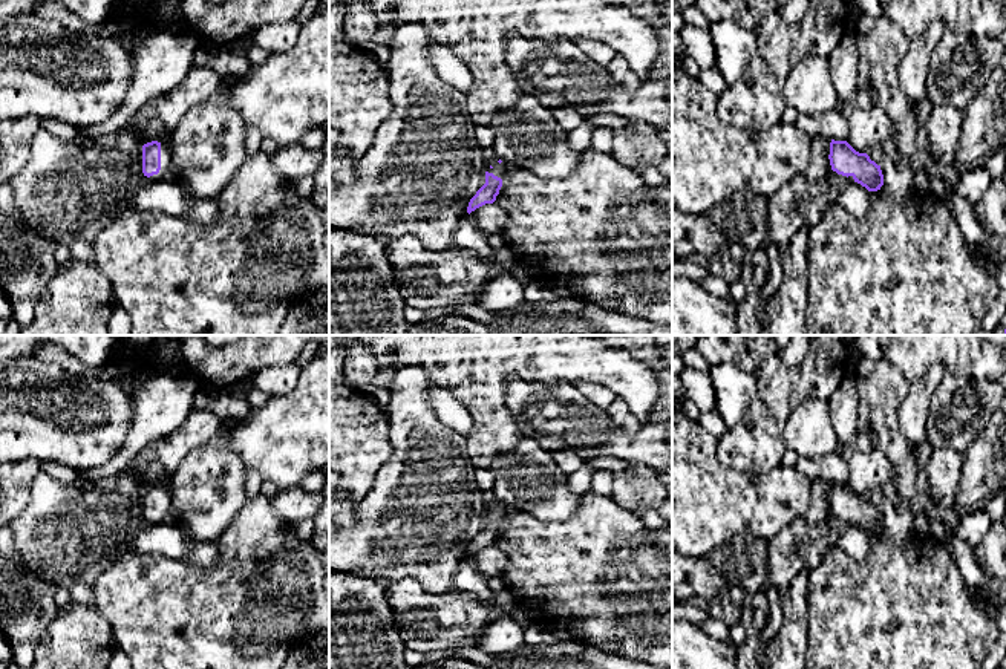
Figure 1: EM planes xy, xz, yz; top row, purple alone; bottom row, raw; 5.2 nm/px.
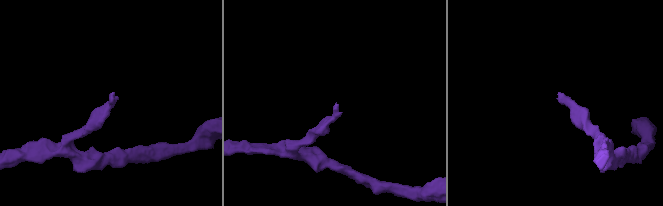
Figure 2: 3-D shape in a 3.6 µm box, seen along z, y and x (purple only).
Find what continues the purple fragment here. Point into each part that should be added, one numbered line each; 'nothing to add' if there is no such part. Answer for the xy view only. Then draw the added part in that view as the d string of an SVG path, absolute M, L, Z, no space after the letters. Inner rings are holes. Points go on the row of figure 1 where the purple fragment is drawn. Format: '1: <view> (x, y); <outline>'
1: xy (164, 172); M162 141L161 142L161 170L158 175L153 175L150 178L144 176L144 178L150 179L152 182L156 182L168 178L168 175L170 175L170 148Z

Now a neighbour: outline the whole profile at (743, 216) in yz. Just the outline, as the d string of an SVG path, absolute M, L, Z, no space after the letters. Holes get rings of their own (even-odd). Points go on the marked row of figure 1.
M744 191L724 199L707 216L730 240L749 251L767 240L767 211L769 197Z

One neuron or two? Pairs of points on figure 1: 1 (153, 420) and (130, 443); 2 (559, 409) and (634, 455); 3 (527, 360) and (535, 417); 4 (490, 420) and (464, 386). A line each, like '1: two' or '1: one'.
1: one
2: one
3: two
4: one

